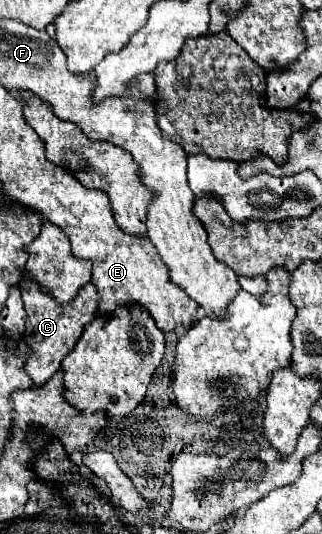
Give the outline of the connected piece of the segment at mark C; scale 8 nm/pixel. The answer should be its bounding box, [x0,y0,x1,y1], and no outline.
[21,280,99,388]

